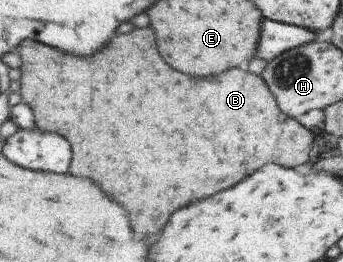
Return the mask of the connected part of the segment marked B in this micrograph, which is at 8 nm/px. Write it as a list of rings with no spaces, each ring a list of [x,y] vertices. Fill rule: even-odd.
[[[136,28],[130,34],[116,36],[104,50],[92,56],[66,54],[40,42],[22,42],[18,54],[22,66],[16,100],[32,110],[33,124],[42,131],[66,134],[76,142],[76,170],[72,174],[92,178],[106,194],[122,204],[126,202],[124,198],[138,196],[138,208],[132,208],[132,224],[136,232],[154,240],[160,238],[160,232],[176,210],[236,186],[266,162],[296,168],[313,160],[315,130],[308,130],[296,118],[282,114],[274,94],[260,76],[244,74],[238,68],[220,74],[220,78],[182,74],[160,56],[152,28]]]

